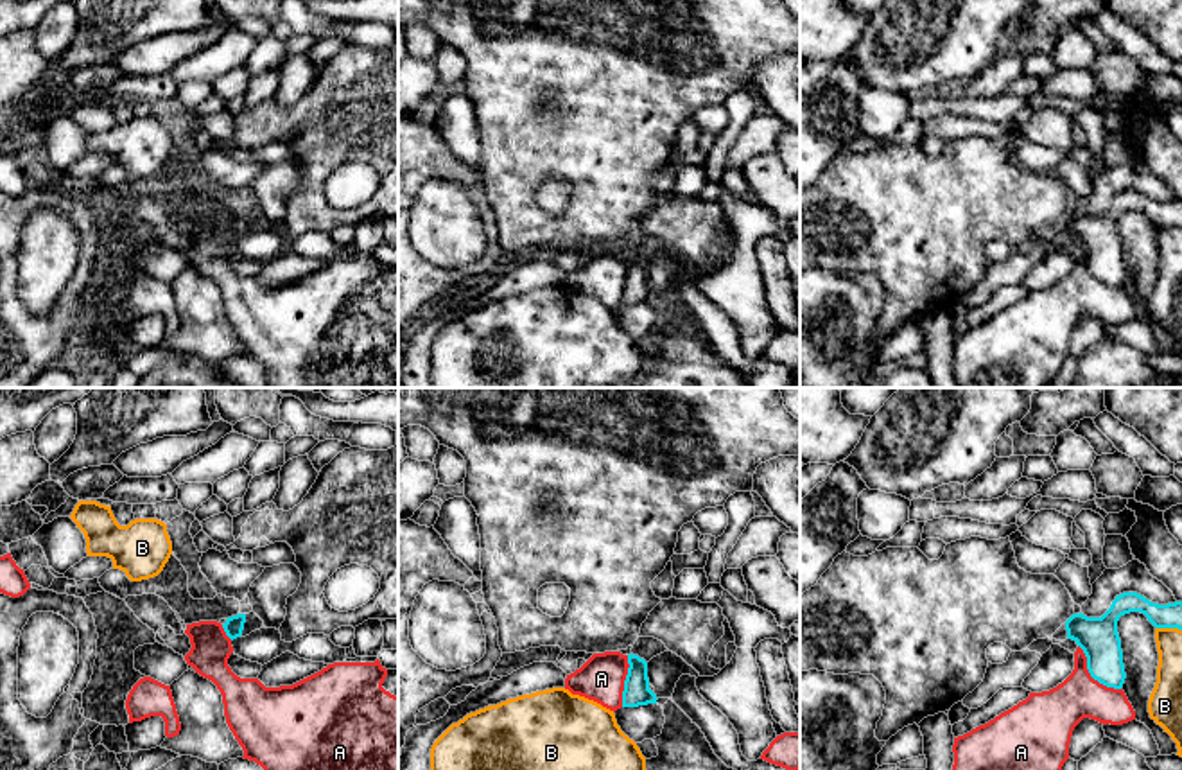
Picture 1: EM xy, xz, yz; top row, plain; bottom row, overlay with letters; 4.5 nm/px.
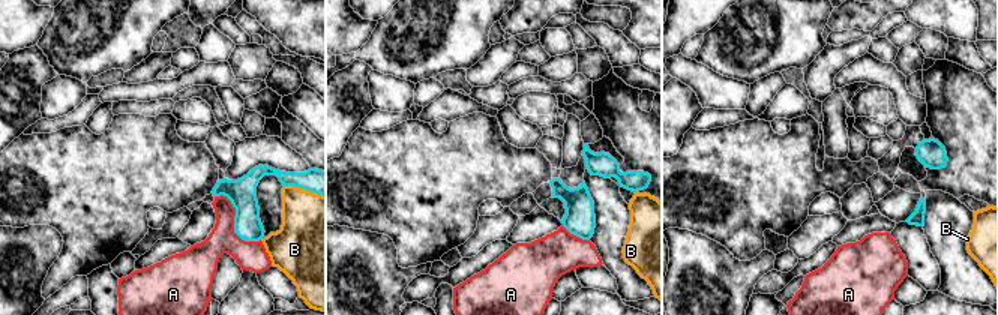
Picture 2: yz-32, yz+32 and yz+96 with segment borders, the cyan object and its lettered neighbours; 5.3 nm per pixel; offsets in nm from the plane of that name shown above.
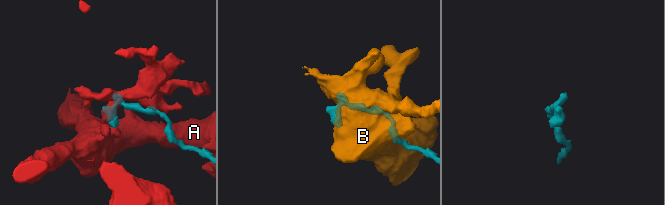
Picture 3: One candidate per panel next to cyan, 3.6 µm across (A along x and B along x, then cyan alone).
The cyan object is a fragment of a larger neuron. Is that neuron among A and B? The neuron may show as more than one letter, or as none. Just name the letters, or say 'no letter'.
no letter

